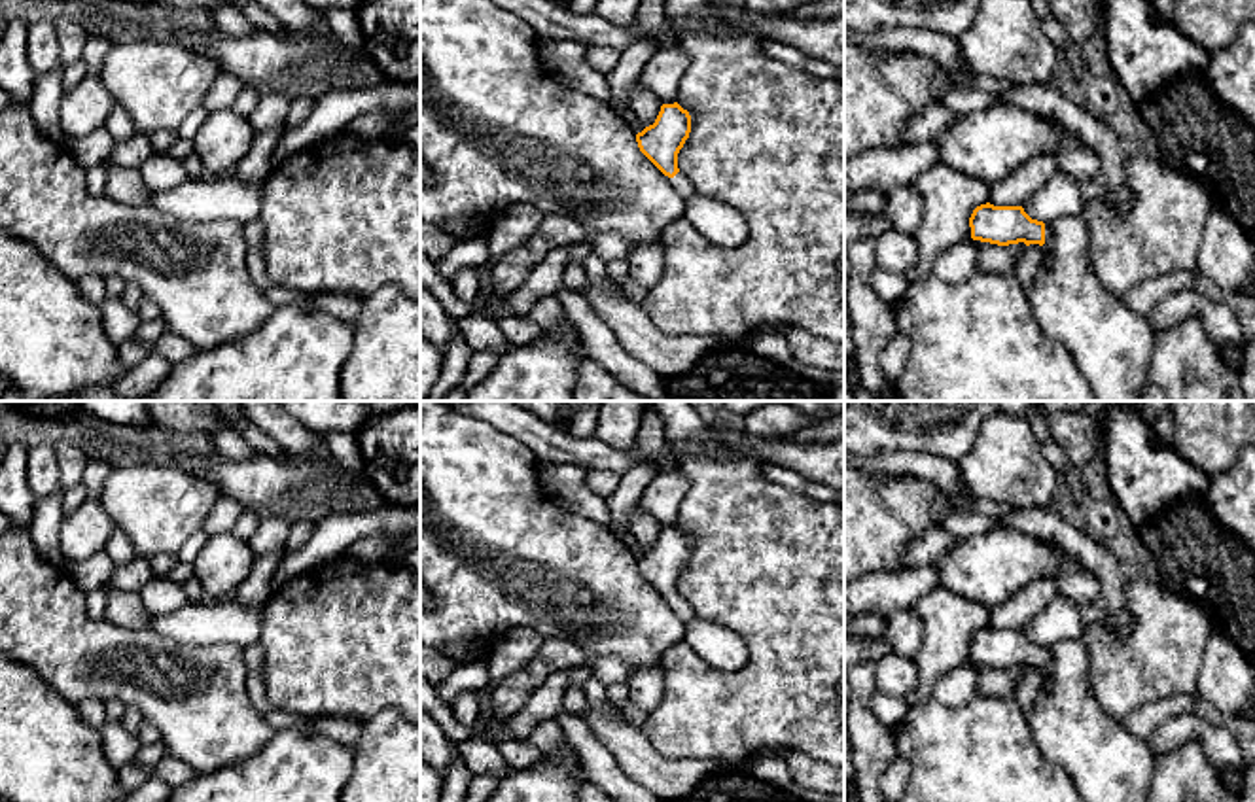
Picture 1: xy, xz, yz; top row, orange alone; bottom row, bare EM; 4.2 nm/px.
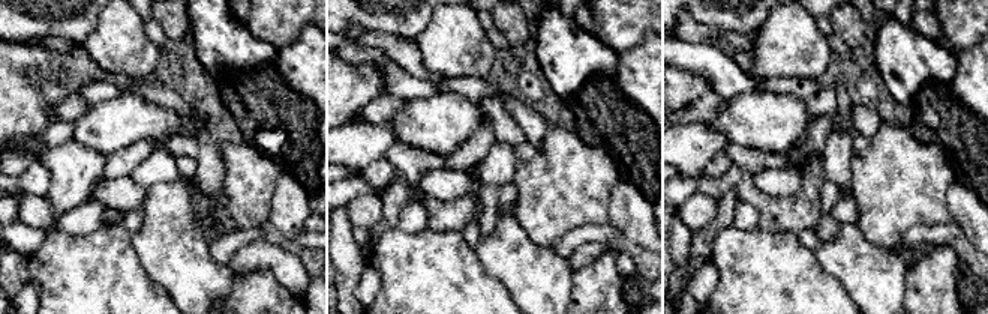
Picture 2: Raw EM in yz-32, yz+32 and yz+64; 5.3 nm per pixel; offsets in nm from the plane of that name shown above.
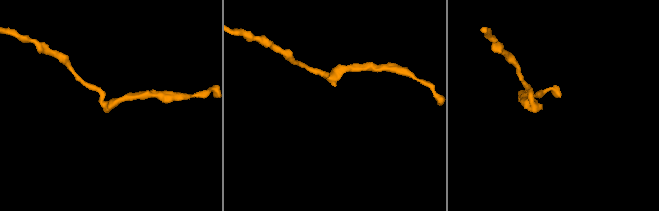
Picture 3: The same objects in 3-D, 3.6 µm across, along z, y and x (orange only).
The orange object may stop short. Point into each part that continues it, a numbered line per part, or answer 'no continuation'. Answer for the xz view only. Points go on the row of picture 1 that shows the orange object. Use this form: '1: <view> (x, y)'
1: xz (680, 182)

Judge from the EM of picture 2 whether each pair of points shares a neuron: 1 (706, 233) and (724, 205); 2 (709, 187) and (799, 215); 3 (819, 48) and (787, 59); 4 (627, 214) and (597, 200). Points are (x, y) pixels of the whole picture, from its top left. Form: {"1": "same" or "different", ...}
{"1": "same", "2": "same", "3": "same", "4": "different"}

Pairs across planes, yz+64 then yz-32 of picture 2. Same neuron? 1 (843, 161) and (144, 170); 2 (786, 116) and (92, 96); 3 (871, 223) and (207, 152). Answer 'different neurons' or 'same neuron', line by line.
1: same neuron
2: different neurons
3: different neurons

